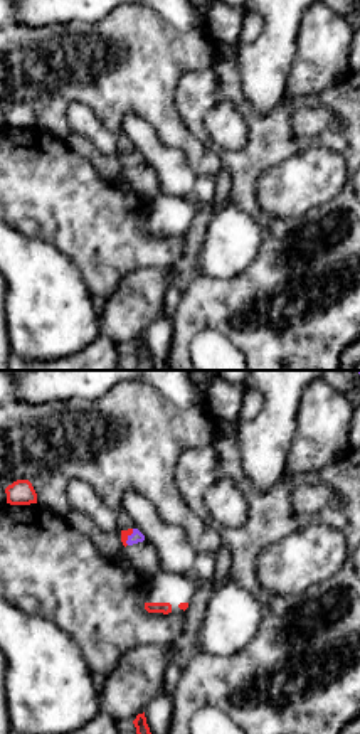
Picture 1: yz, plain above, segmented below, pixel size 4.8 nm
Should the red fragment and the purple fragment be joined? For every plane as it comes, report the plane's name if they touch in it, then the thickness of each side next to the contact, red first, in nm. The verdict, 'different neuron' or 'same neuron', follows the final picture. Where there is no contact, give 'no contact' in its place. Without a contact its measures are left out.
meets red in yz; 40 nm thick on the red side, 60 nm on the other

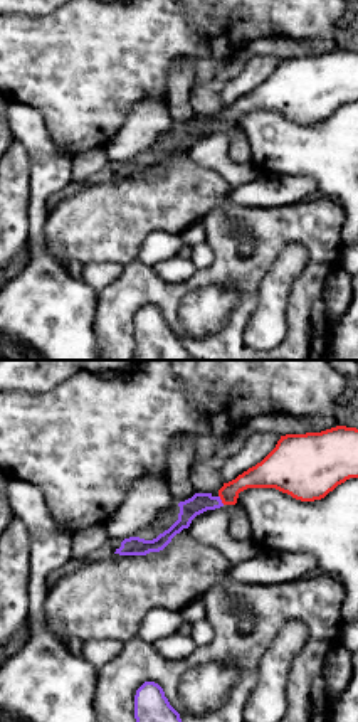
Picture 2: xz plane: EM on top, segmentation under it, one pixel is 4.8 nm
meets red in xz; 130 nm thick on the red side, 100 nm on the other

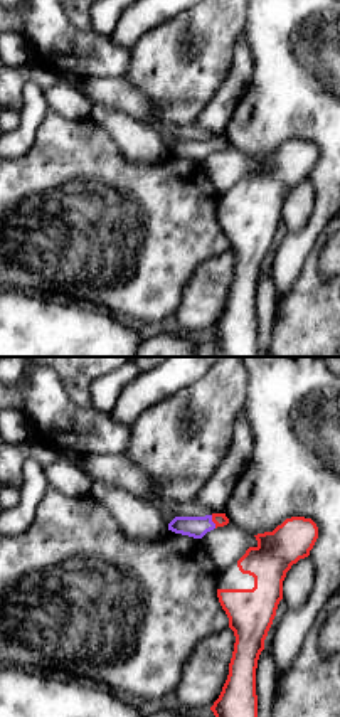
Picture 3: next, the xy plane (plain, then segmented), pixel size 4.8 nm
meets red in xy; 60 nm thick on the red side, 100 nm on the other

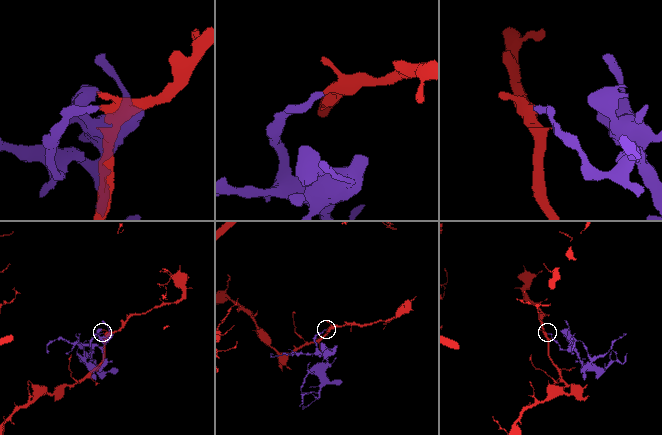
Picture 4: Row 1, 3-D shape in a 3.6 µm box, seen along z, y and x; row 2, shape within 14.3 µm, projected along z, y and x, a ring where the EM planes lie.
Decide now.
same neuron

